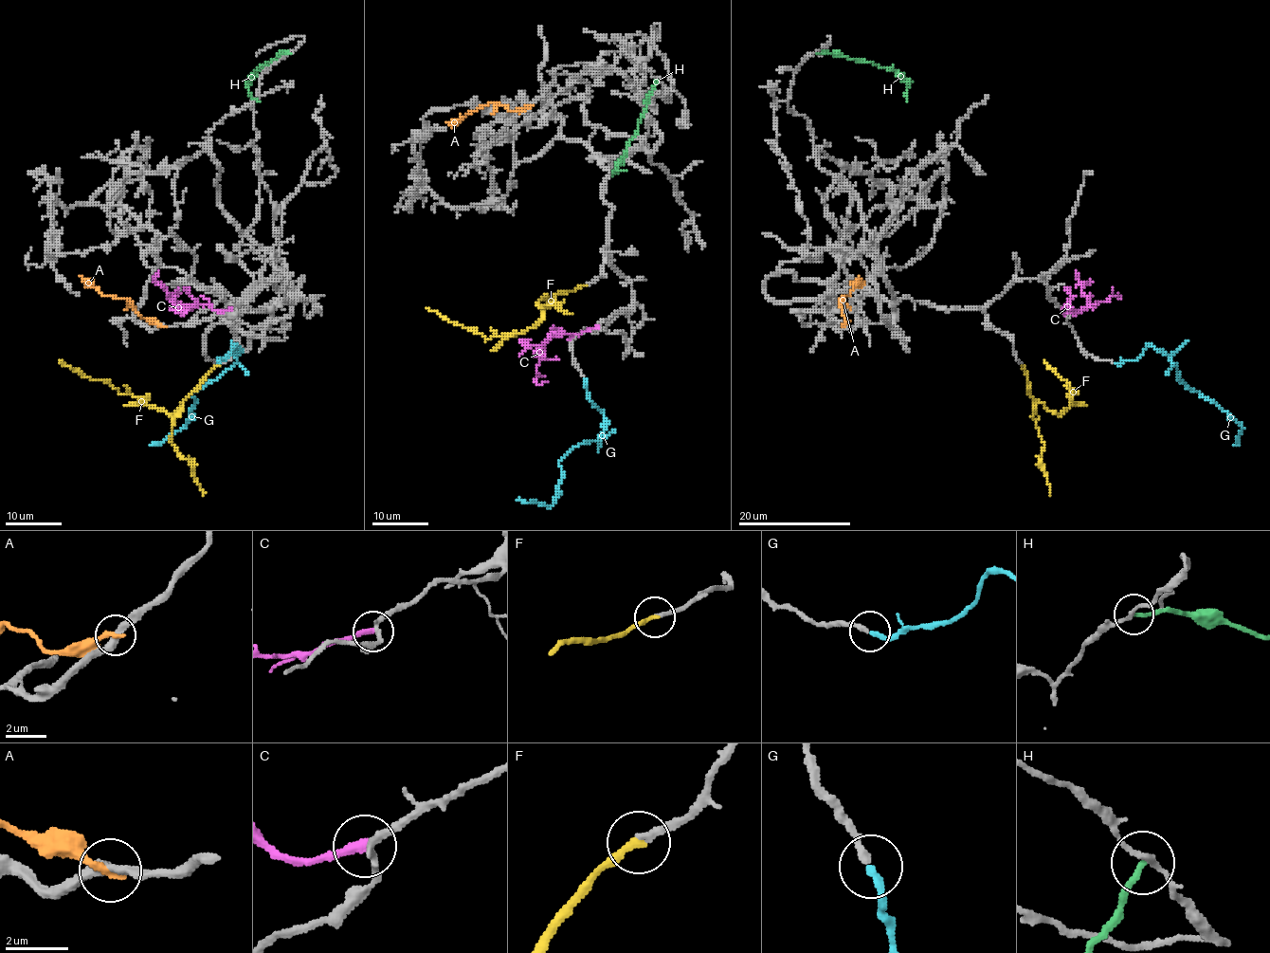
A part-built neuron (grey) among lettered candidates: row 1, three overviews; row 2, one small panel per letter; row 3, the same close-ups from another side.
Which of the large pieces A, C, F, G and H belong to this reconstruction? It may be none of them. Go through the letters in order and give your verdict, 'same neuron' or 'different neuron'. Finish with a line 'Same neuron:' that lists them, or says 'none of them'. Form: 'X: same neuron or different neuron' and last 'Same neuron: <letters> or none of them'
A: different neuron
C: different neuron
F: same neuron
G: same neuron
H: different neuron
Same neuron: F, G

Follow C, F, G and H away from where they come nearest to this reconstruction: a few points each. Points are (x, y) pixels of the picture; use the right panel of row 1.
C: (1063, 309), (1067, 310), (1070, 304), (1079, 312), (1116, 296), (1119, 299), (1118, 293)
F: (1021, 365), (1026, 375), (1029, 394), (1049, 412), (1061, 414), (1070, 406), (1072, 394), (1076, 392), (1045, 361)
G: (1114, 362), (1136, 359), (1151, 345), (1159, 348), (1177, 367), (1182, 382), (1202, 394), (1242, 426), (1237, 446)
H: (815, 52), (840, 52), (859, 61), (892, 67), (907, 86), (905, 101)

